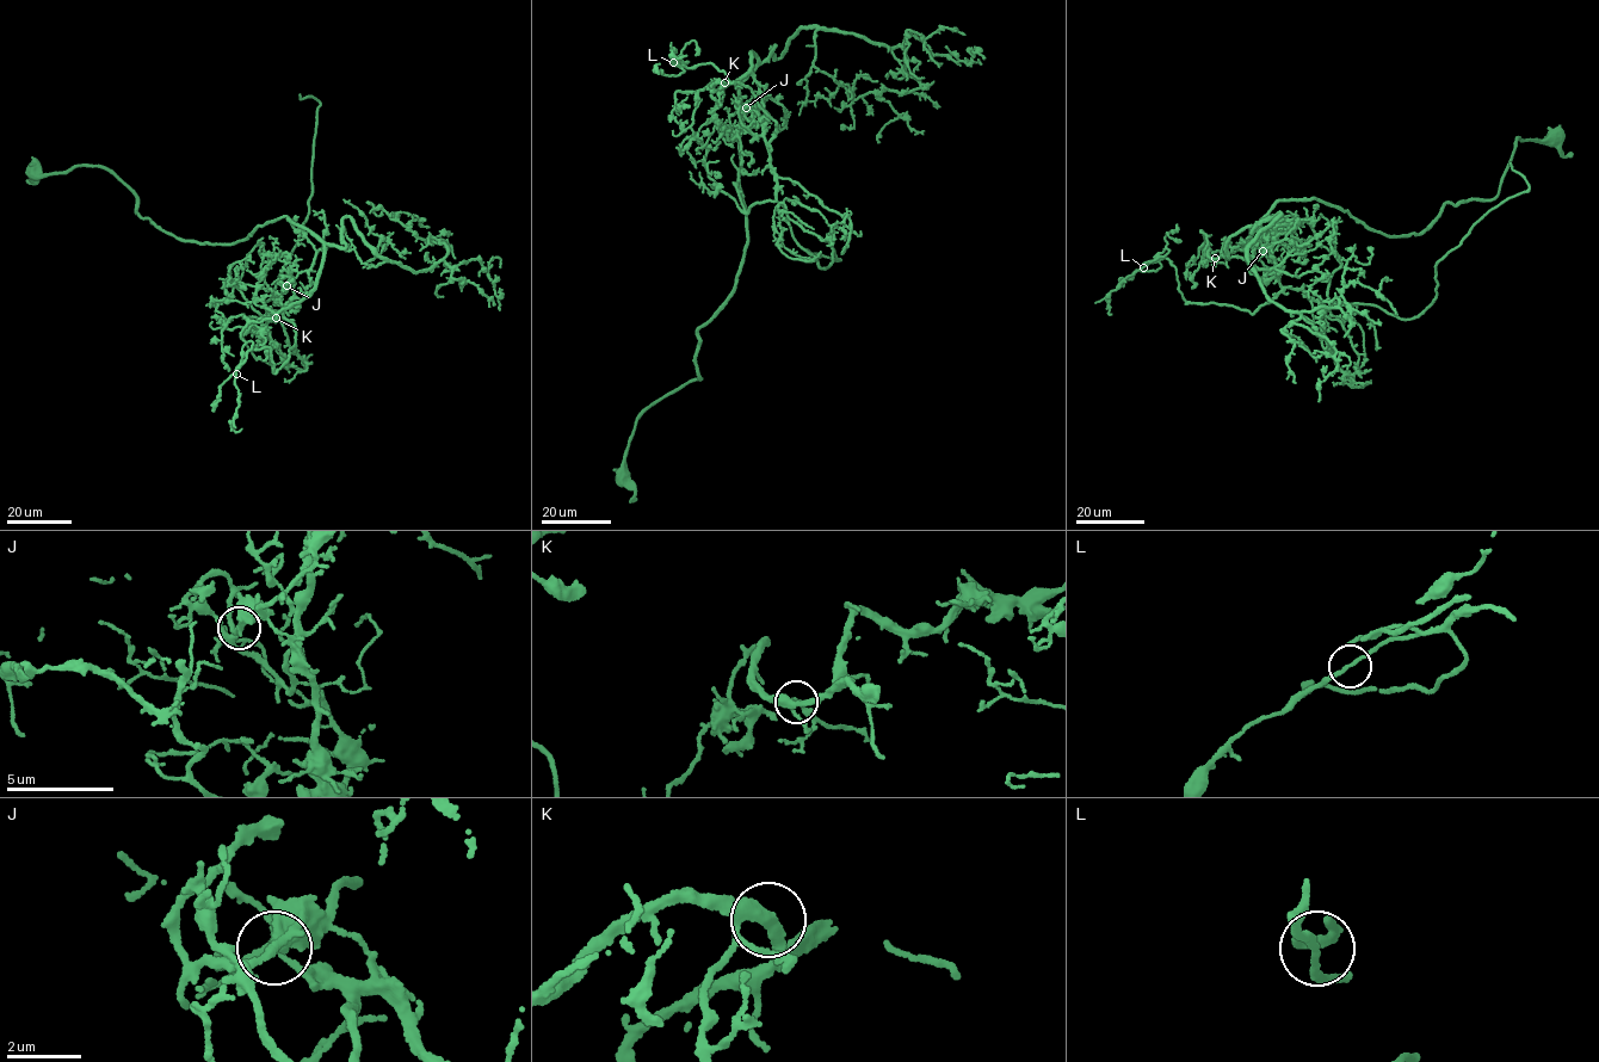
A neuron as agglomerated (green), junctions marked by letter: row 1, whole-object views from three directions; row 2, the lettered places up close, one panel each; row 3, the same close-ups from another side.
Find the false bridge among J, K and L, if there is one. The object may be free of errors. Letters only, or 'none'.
J

